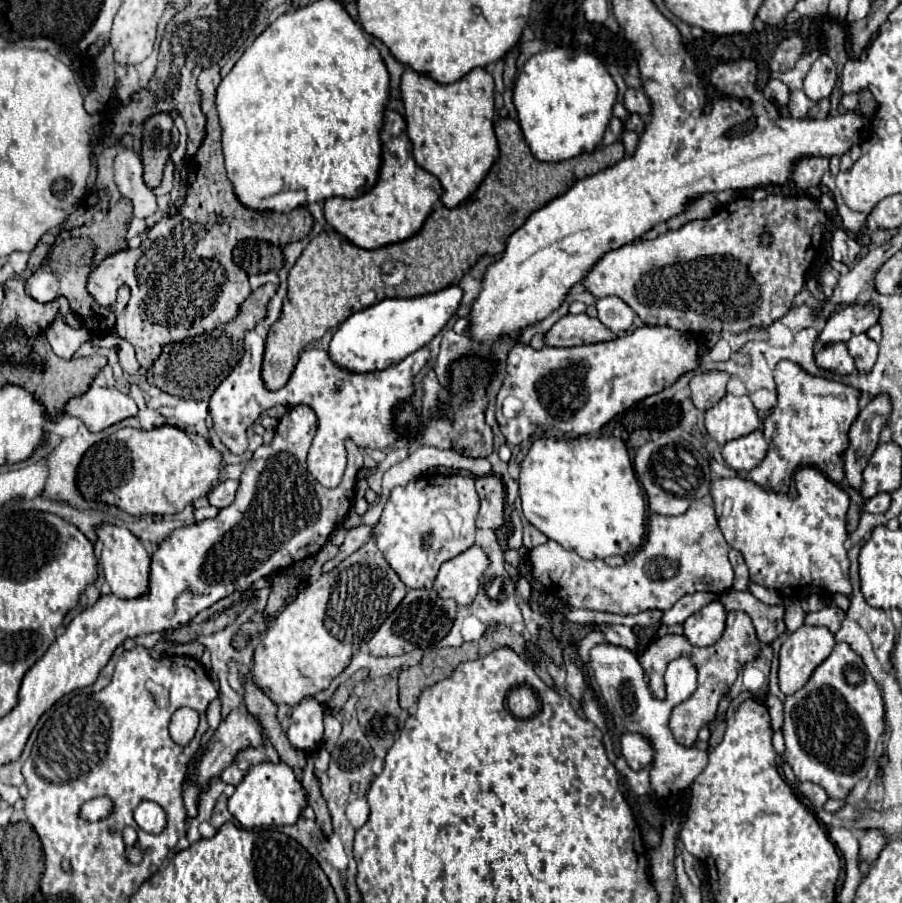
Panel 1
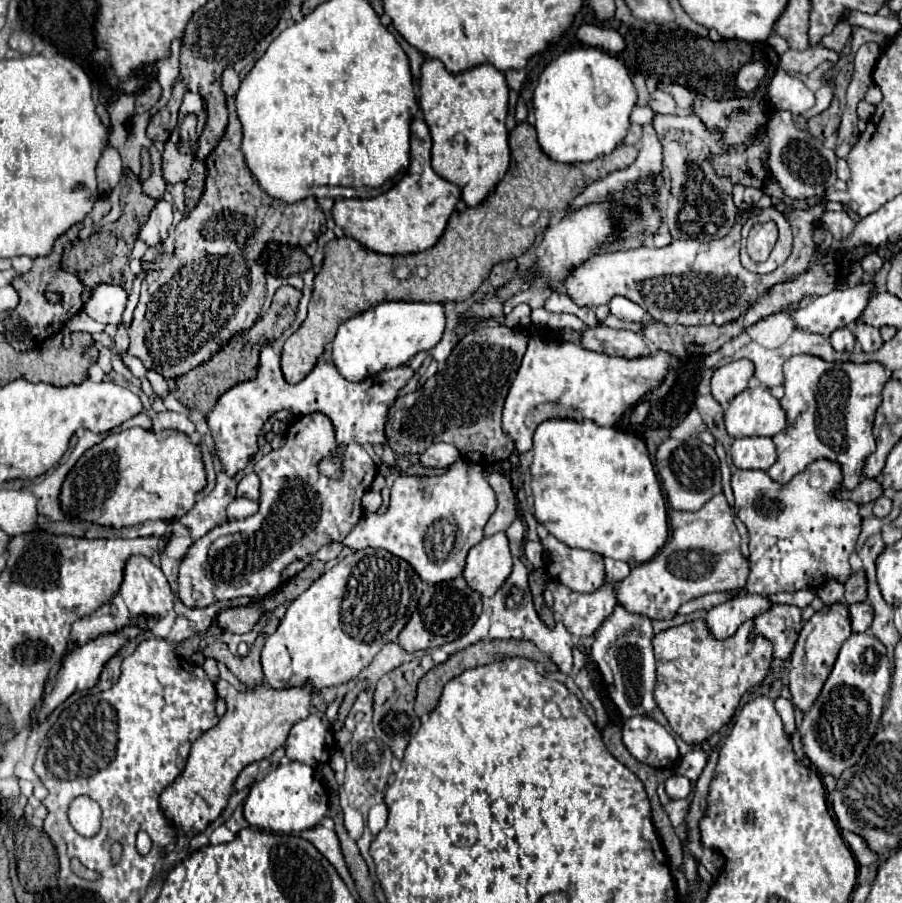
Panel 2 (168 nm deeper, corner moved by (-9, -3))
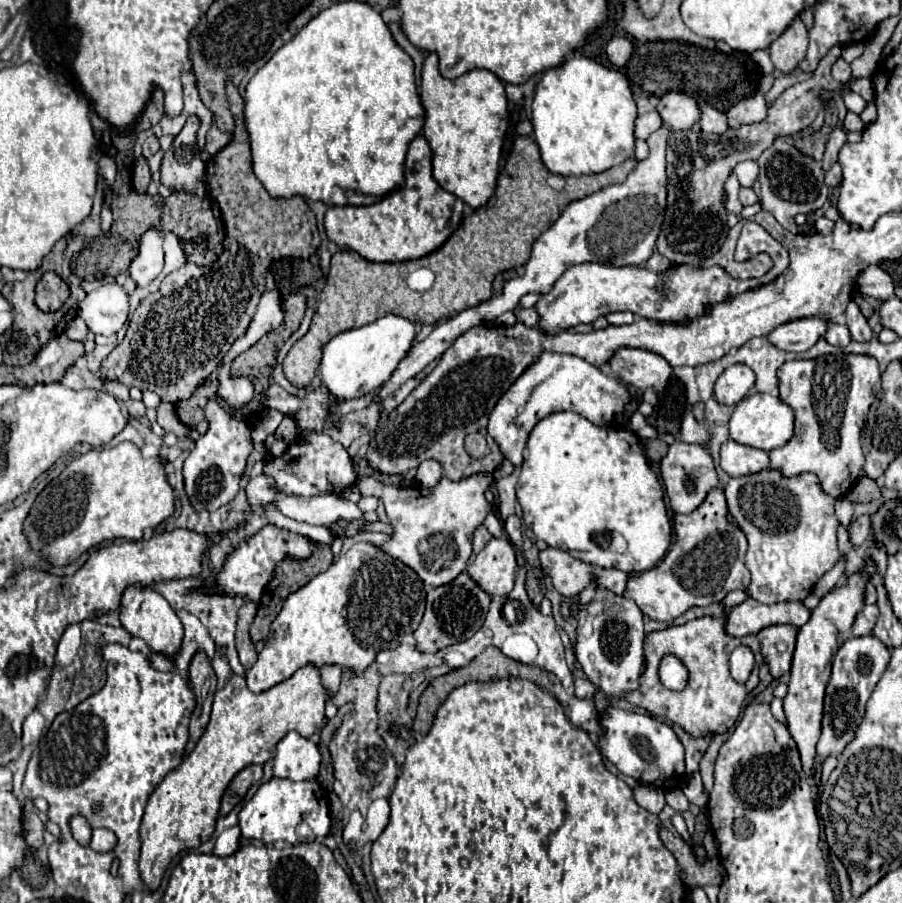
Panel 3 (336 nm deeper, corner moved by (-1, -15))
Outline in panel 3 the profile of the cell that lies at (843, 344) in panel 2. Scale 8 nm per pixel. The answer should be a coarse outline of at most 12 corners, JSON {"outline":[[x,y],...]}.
{"outline":[[828,324],[826,336],[834,346],[850,344],[850,332],[846,324]]}

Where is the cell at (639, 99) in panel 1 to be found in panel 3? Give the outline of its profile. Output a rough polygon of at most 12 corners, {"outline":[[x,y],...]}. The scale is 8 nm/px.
{"outline":[[666,92],[656,110],[668,128],[696,128],[702,102]]}

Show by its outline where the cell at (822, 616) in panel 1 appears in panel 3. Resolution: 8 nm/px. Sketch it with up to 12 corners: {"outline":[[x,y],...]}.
{"outline":[[866,606],[854,622],[854,636],[872,634],[878,606]]}

